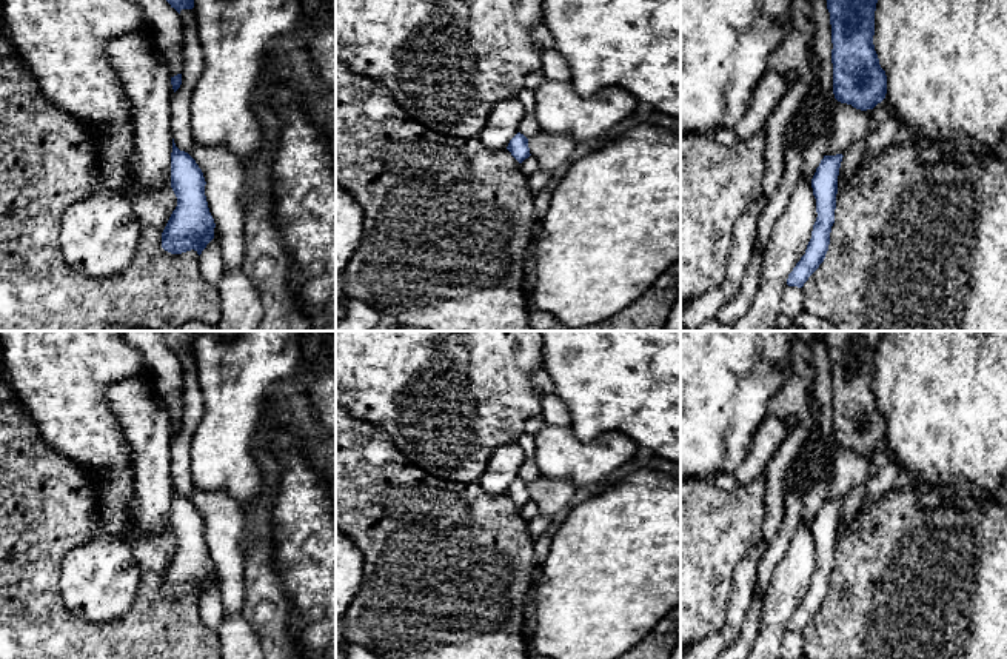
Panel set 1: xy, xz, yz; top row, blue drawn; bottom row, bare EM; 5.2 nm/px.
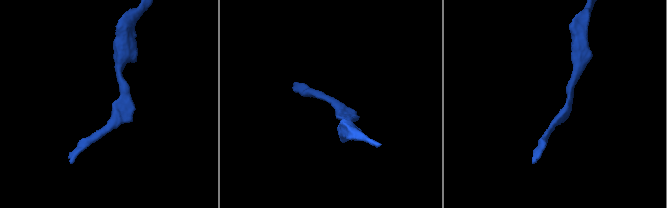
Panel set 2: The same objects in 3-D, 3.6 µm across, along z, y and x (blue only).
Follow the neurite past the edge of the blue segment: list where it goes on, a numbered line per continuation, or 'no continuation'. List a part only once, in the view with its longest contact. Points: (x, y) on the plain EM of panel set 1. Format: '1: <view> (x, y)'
no continuation

